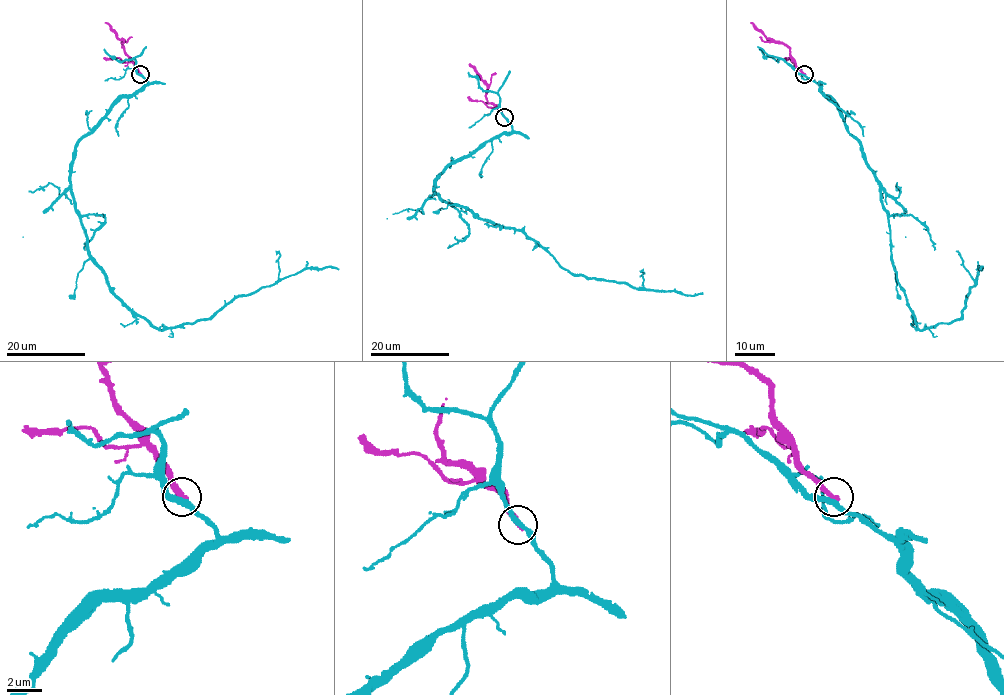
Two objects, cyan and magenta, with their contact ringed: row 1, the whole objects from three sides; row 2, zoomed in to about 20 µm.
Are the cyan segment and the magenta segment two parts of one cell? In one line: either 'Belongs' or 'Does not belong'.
Does not belong

